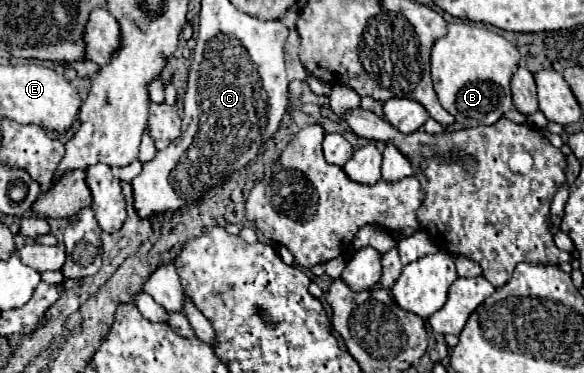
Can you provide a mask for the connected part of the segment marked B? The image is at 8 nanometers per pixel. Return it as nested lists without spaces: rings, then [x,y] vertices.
[[[466,20],[448,24],[448,34],[432,48],[432,82],[444,110],[448,110],[462,128],[490,126],[510,108],[510,78],[518,68],[520,52],[512,42],[498,36],[485,25]]]

